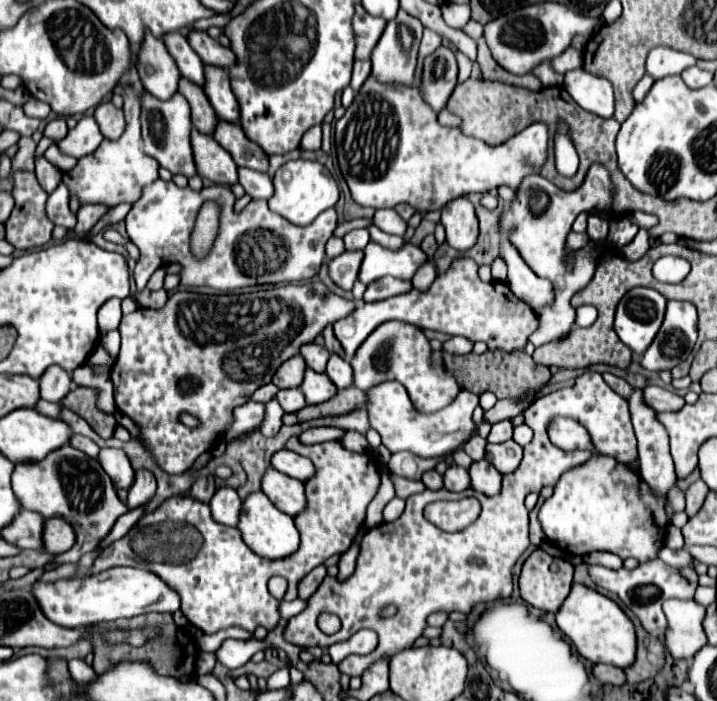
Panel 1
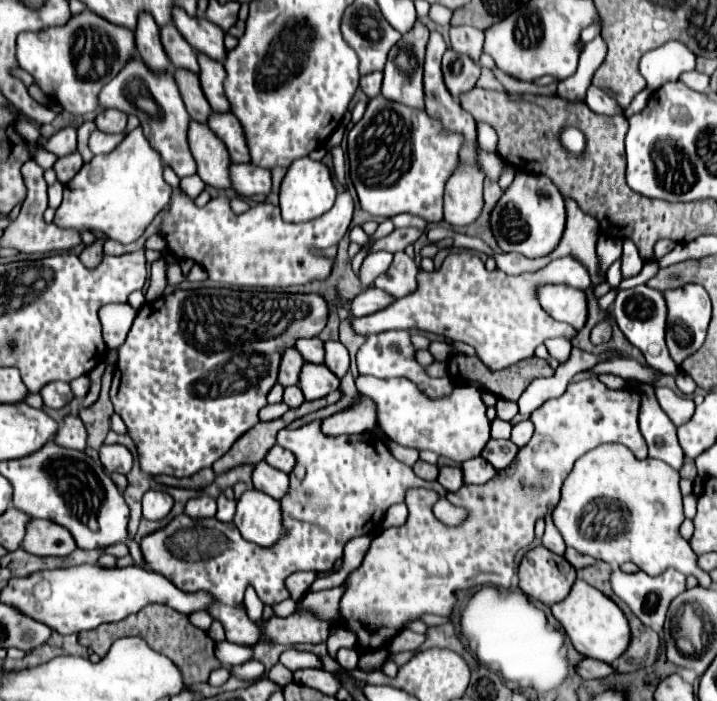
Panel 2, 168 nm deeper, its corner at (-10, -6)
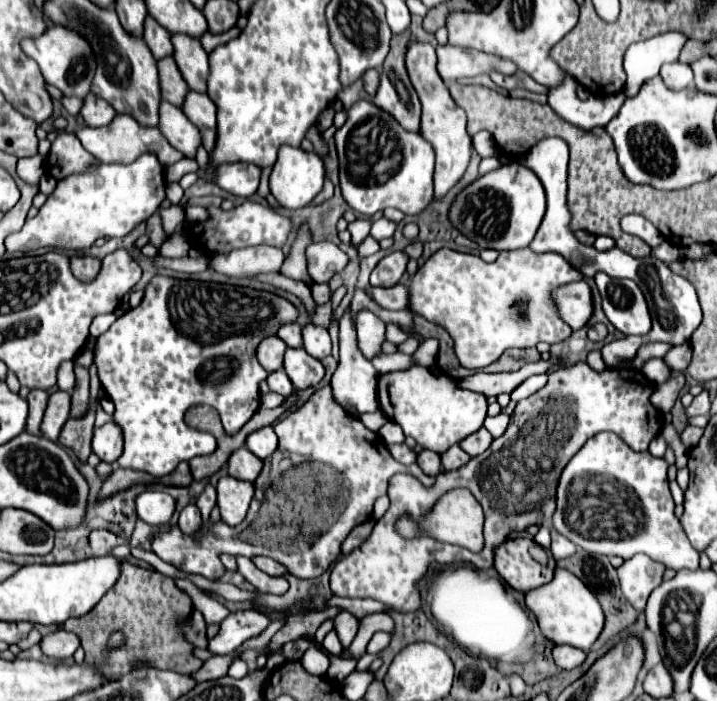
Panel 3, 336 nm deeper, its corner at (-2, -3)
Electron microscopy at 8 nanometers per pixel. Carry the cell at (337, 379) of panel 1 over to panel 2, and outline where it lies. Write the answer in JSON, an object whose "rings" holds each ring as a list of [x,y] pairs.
{"rings":[[[325,342],[325,364],[337,376],[343,378],[349,372],[349,352],[341,342]]]}

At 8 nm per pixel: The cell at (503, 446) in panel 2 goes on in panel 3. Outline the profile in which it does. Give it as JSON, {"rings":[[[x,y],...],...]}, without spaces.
{"rings":[[[481,427],[479,431],[471,433],[467,439],[461,439],[459,447],[463,447],[463,451],[465,451],[467,455],[471,455],[471,457],[473,457],[473,455],[483,453],[483,451],[491,445],[491,441],[493,441],[491,433],[489,433],[485,427]]]}

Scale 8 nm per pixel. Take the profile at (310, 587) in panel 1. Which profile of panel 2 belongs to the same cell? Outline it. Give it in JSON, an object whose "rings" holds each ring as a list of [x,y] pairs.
{"rings":[[[297,572],[297,574],[291,574],[291,578],[287,578],[287,590],[289,590],[291,598],[295,602],[301,602],[315,580],[317,580],[315,572]]]}

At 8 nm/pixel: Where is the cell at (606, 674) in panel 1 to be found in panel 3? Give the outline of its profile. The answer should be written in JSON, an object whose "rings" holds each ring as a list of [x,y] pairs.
{"rings":[[[555,645],[553,659],[555,659],[557,667],[561,667],[561,669],[575,669],[585,661],[585,653],[581,649],[575,649],[569,645]]]}

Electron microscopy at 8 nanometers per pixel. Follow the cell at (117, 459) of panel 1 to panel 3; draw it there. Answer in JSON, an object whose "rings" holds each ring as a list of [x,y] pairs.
{"rings":[[[115,421],[105,423],[103,427],[95,429],[93,453],[97,453],[101,461],[115,463],[117,457],[121,455],[121,451],[123,451],[123,433]]]}

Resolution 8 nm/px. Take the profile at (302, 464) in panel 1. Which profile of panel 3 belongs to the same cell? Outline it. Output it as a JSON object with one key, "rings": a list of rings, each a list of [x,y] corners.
{"rings":[[[261,427],[259,431],[253,431],[247,435],[245,447],[255,453],[259,459],[267,459],[277,449],[277,435],[273,427]]]}

